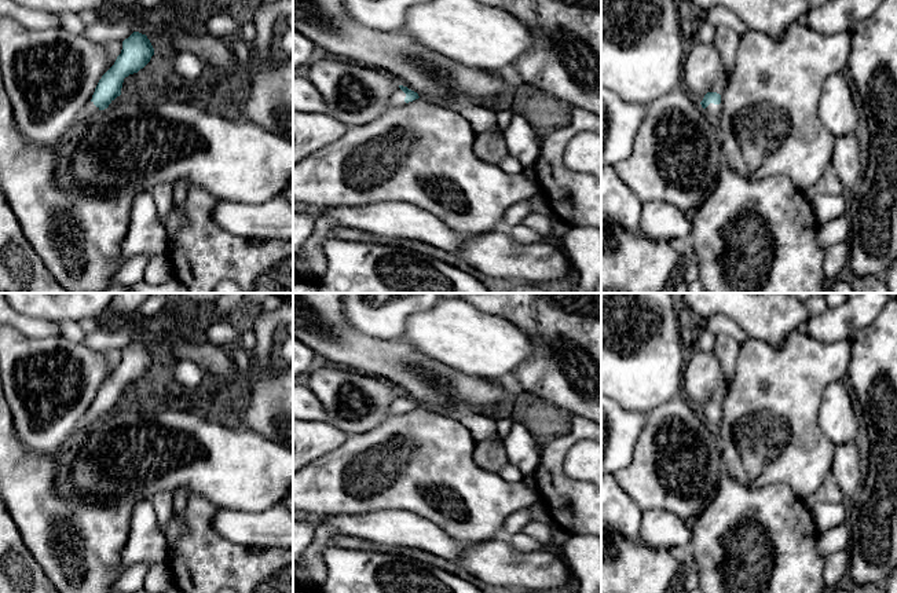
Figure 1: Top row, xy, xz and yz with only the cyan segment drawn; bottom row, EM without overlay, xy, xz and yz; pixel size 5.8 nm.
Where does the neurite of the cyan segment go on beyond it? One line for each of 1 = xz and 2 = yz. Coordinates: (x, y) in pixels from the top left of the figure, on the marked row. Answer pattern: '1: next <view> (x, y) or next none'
1: next xz (398, 96)
2: next yz (713, 110)

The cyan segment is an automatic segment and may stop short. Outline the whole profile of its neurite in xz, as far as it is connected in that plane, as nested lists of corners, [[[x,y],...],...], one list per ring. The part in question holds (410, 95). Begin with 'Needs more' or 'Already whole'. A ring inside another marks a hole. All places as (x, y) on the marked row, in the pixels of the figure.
Needs more. [[[399,85],[389,99],[391,106],[403,106],[404,103],[418,99],[418,94],[409,89],[407,87]]]

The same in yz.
Needs more. [[[707,92],[700,105],[709,117],[717,122],[722,111],[721,95],[717,92]]]

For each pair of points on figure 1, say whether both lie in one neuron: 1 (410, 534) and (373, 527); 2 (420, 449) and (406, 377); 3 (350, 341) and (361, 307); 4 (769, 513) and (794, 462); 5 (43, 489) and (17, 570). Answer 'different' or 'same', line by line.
1: same
2: different
3: different
4: different
5: different

